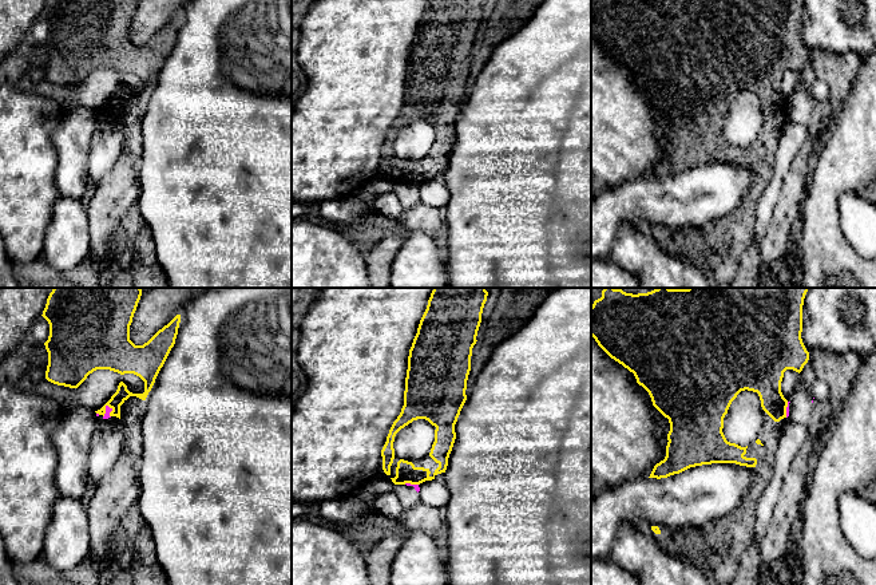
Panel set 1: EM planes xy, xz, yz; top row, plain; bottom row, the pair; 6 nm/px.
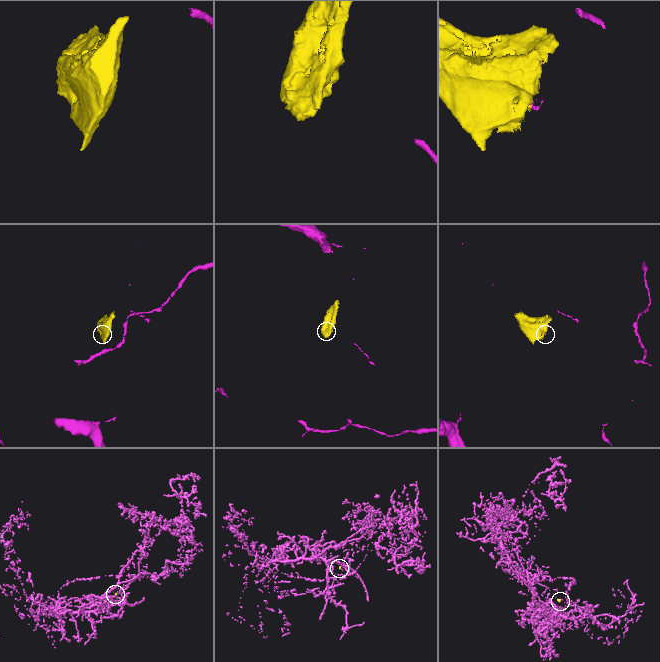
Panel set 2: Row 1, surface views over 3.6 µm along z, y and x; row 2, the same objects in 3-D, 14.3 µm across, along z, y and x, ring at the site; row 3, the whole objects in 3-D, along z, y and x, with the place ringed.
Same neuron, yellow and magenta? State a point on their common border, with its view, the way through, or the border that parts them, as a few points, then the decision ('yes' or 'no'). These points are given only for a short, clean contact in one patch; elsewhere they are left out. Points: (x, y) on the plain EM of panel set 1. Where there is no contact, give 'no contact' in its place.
meets yellow in xy at (104, 111); border along xy (107, 105), (103, 117); no

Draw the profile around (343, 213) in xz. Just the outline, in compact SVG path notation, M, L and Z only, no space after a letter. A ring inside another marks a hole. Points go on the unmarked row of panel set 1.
M384 170L366 185L372 193L370 201L365 202L356 195L341 199L328 199L317 209L321 221L344 230L345 228L356 225L368 213L373 212L373 202L378 195L395 191L395 183Z

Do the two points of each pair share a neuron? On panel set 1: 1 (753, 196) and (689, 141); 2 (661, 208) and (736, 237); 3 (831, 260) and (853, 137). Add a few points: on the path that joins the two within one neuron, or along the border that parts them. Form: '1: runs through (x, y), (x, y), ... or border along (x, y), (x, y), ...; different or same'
1: runs through (758, 172), (745, 155), (713, 147); same
2: border along (734, 209), (701, 229); different
3: runs through (825, 229), (825, 188), (843, 168); same

